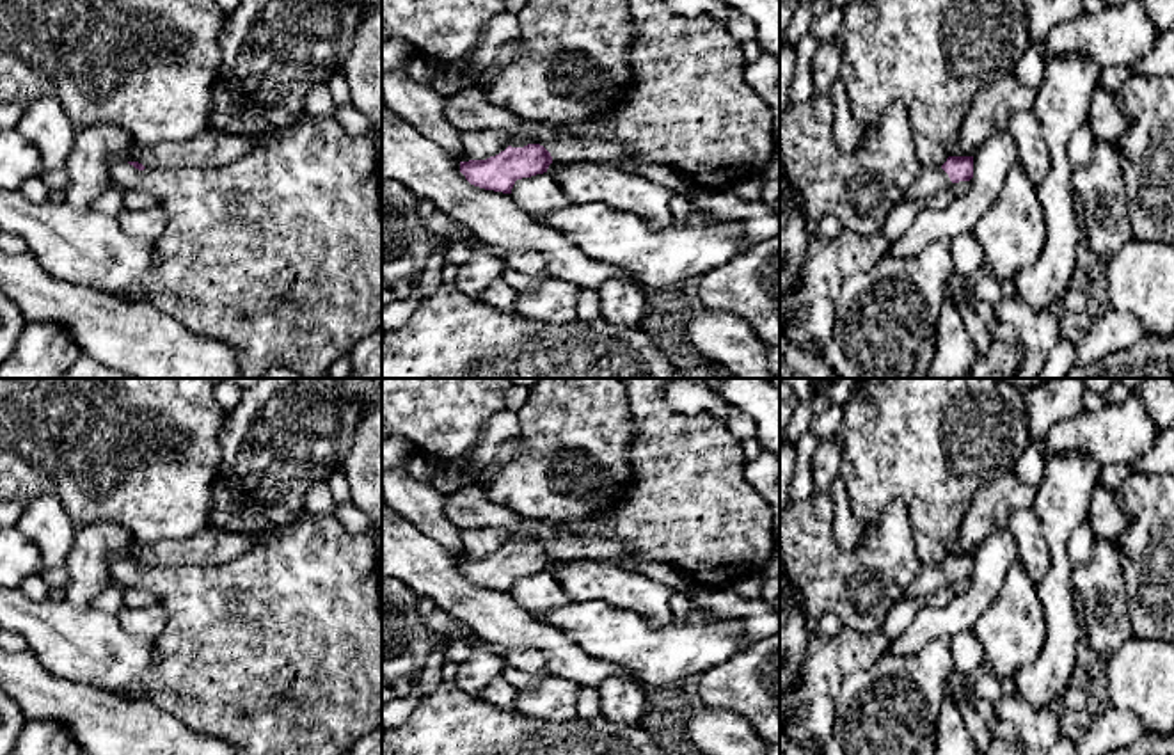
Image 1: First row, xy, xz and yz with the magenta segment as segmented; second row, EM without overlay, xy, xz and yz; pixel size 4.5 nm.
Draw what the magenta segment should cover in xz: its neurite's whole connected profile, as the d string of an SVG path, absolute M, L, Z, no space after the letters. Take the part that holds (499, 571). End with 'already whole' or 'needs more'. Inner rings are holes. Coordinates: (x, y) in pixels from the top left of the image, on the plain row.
M526 535L510 536L510 544L487 558L460 560L460 570L480 586L512 592L517 577L547 570L551 551Z | needs more

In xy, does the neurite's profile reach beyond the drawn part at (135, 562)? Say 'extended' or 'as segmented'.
extended

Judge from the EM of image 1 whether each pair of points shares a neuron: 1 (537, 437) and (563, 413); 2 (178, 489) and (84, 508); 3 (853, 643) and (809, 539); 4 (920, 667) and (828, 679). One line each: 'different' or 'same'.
1: same
2: same
3: different
4: different

